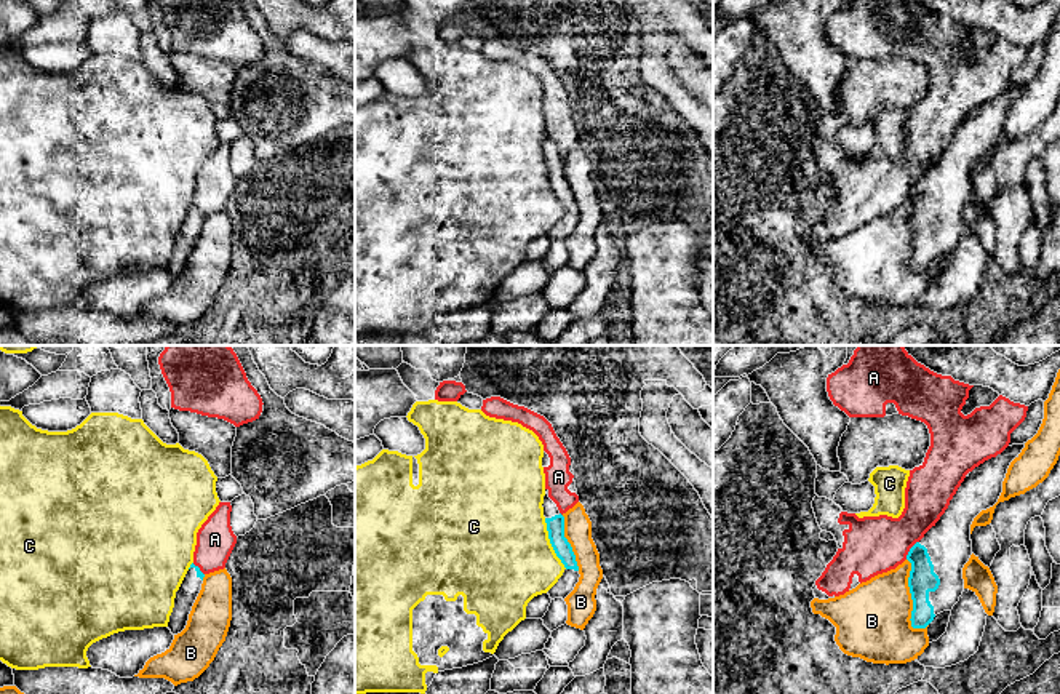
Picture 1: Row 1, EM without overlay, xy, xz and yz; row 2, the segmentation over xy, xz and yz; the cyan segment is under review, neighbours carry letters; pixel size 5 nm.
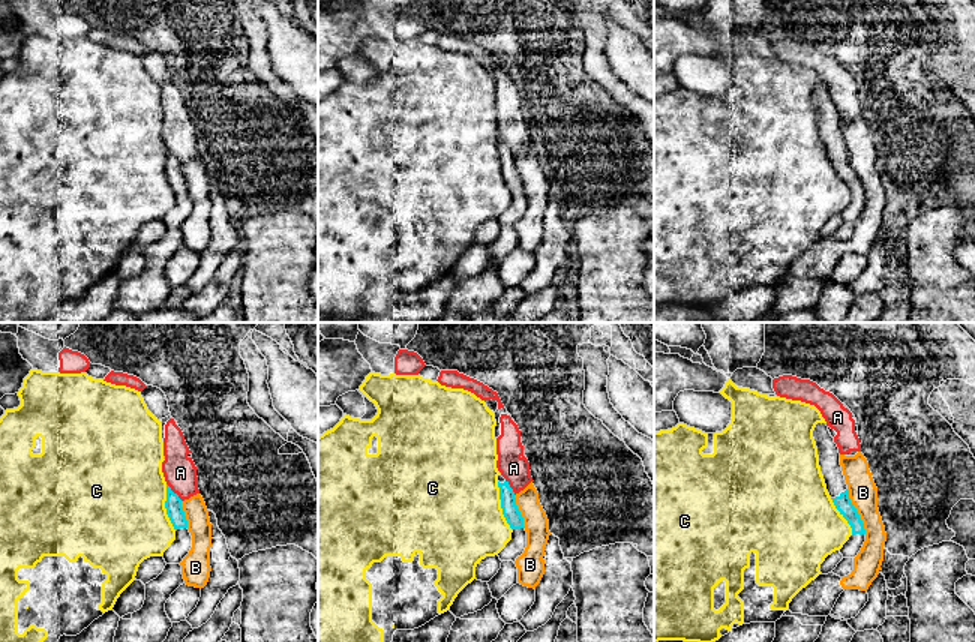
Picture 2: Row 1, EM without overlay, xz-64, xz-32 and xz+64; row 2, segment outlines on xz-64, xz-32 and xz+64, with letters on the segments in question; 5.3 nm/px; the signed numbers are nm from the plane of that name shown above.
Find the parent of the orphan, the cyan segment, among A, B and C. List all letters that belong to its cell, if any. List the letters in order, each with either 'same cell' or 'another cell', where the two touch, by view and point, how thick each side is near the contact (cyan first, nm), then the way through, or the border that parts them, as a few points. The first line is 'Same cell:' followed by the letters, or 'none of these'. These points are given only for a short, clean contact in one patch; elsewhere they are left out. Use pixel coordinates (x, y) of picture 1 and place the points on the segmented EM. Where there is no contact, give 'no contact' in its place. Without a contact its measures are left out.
Same cell: none of these
A: another cell | yz (910, 550) | 140/300 nm | along yz (918, 541), (905, 558)
B: another cell | yz (912, 598) | 140/380 nm
C: another cell | xz (550, 542) | 90/500 nm

